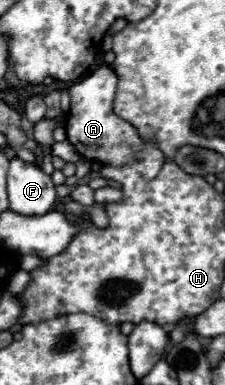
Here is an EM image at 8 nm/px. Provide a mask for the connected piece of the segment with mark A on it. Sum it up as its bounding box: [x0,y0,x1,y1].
[67,66,165,180]

